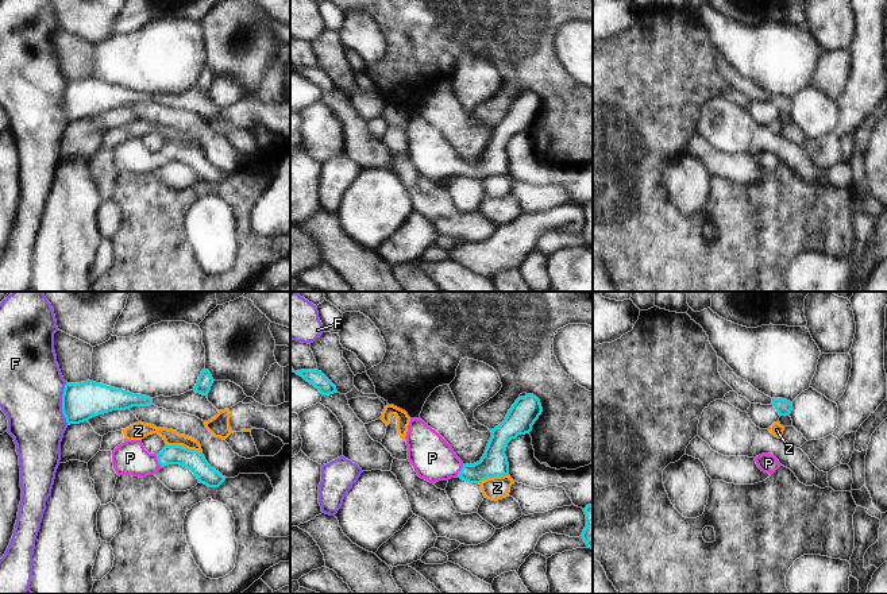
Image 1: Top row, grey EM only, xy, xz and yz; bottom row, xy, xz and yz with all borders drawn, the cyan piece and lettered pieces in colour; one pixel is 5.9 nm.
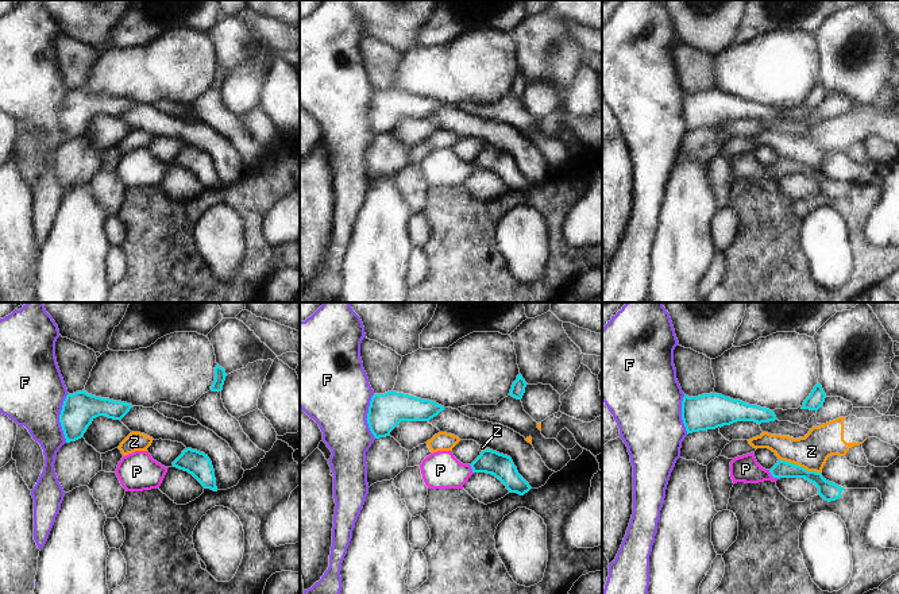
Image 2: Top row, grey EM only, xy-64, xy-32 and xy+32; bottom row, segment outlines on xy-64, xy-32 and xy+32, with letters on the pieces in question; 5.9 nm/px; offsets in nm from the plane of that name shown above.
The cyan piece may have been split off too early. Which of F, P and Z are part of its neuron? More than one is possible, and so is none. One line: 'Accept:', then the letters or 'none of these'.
Accept: P

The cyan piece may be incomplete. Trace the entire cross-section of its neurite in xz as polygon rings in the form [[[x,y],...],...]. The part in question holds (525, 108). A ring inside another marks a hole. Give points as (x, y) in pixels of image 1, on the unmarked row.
[[[536,93],[518,94],[505,117],[490,127],[491,135],[485,151],[474,162],[464,162],[451,143],[421,116],[410,116],[405,134],[408,158],[417,173],[431,181],[458,174],[468,181],[481,181],[487,176],[509,173],[505,153],[508,140],[518,132],[529,131],[541,109]]]

